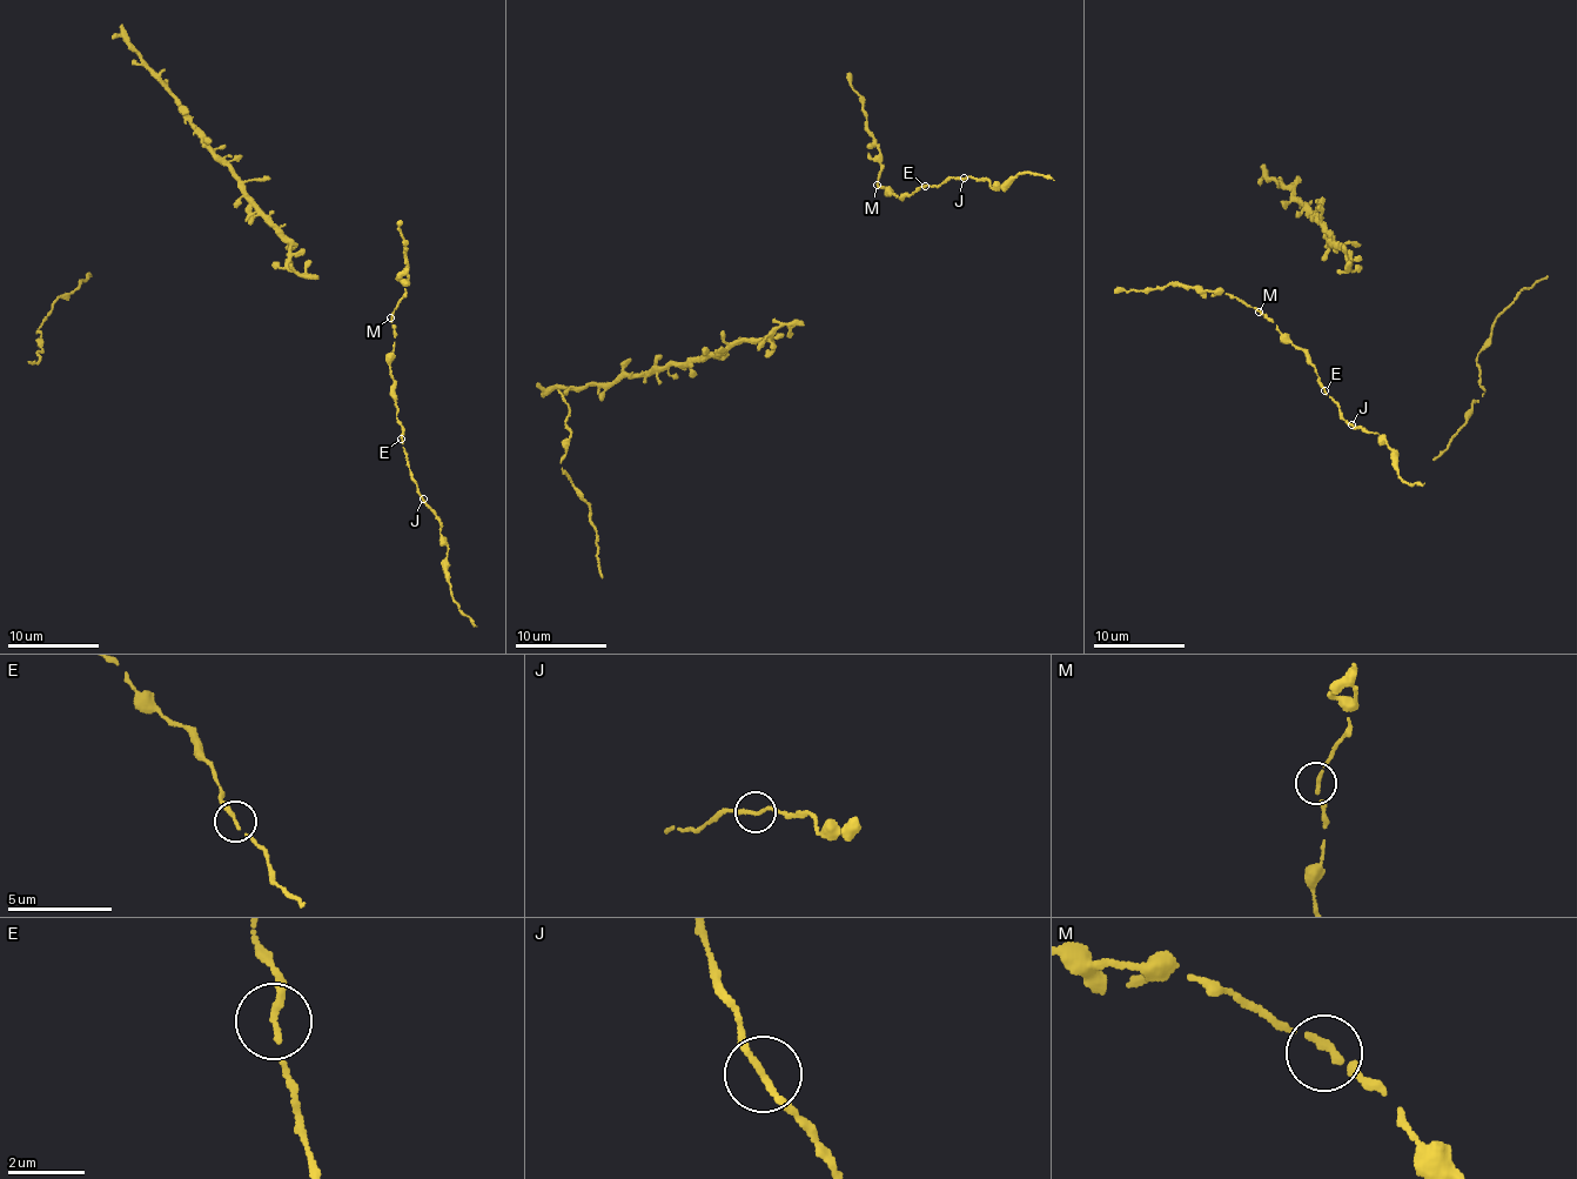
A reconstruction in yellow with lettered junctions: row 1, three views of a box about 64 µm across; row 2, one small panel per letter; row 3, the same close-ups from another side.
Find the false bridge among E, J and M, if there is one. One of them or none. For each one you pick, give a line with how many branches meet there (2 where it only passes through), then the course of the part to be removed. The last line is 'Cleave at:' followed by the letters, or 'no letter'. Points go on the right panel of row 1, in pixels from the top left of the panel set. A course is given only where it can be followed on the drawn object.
Cleave at: no letter

